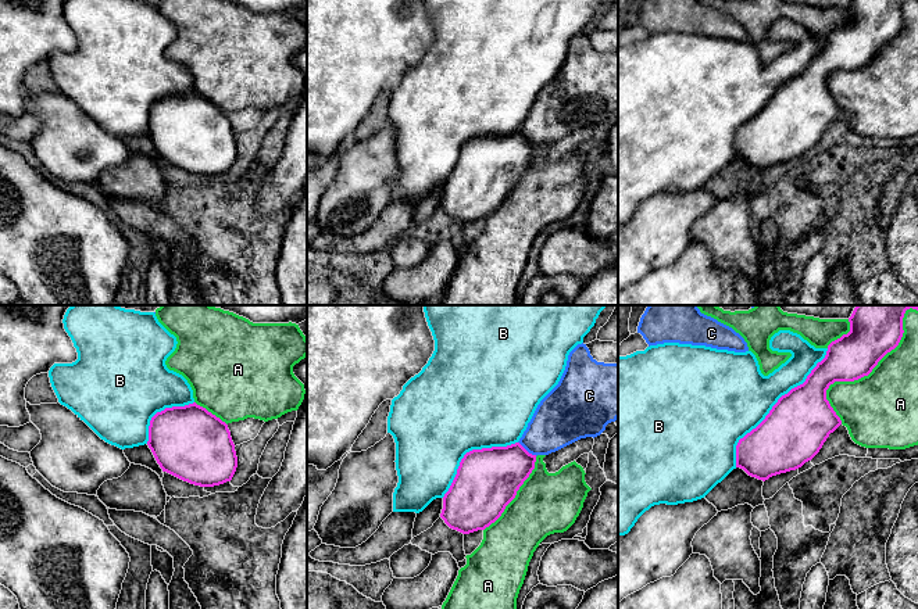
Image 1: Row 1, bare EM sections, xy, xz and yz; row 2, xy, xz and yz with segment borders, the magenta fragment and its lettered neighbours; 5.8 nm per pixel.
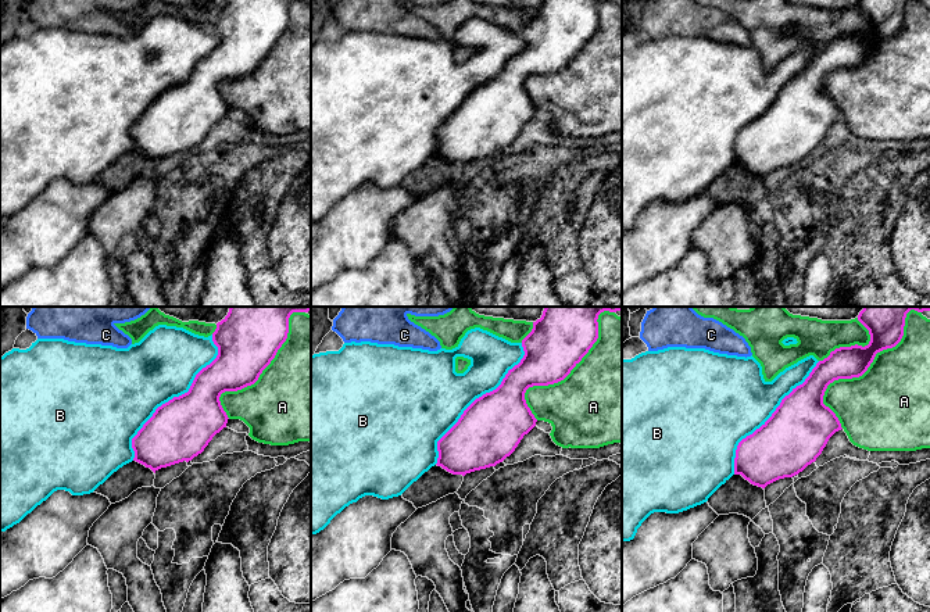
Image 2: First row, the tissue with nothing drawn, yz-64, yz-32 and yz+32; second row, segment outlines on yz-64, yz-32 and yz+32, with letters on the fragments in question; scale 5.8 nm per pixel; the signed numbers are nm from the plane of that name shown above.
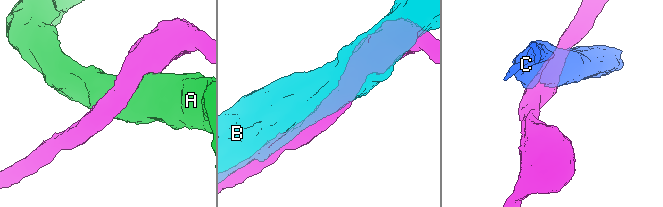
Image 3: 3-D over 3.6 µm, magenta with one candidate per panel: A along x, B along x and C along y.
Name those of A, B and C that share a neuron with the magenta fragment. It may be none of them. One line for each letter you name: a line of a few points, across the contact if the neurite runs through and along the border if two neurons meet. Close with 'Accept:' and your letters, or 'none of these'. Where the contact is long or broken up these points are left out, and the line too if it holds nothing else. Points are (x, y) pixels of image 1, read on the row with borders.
Accept: B

